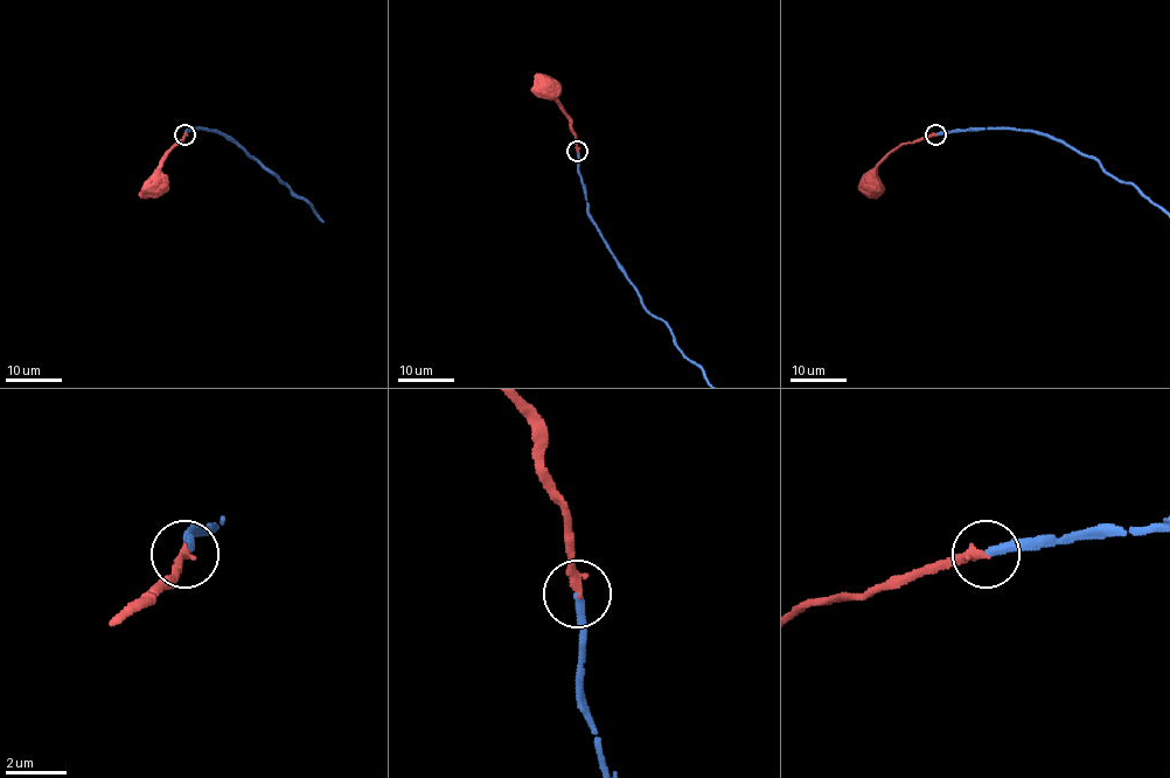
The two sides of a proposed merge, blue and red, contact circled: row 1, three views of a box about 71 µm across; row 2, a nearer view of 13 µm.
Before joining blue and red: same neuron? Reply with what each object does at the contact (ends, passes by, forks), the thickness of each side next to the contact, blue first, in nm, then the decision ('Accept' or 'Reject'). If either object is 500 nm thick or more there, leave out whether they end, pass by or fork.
At the ring blue ends. At the ring red ends. Thickness 280 nm (blue) against 300 nm. Accept

